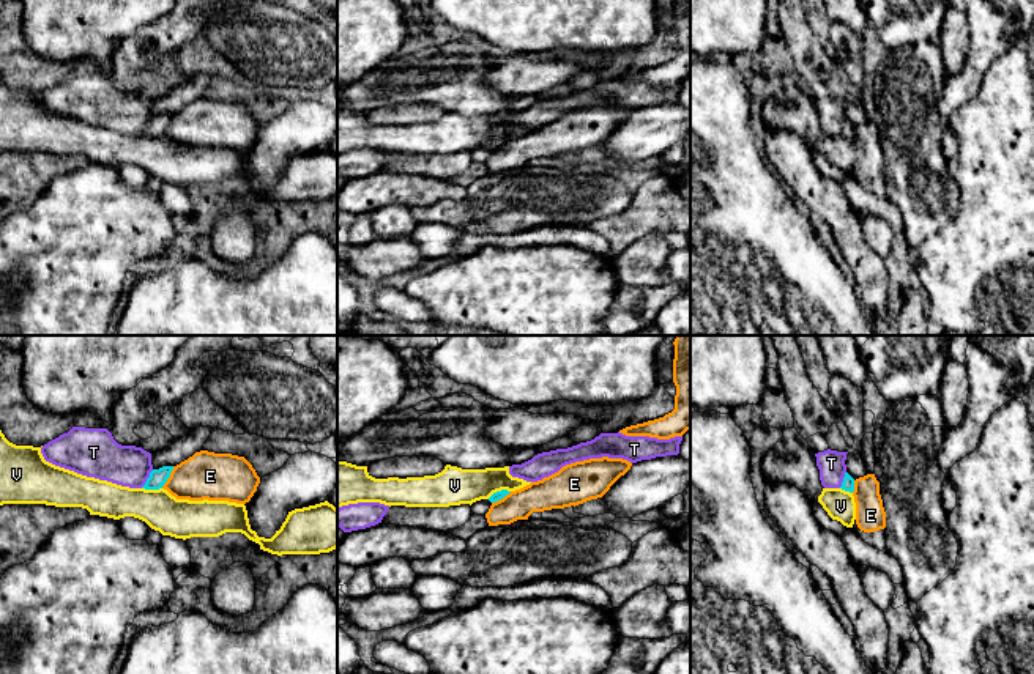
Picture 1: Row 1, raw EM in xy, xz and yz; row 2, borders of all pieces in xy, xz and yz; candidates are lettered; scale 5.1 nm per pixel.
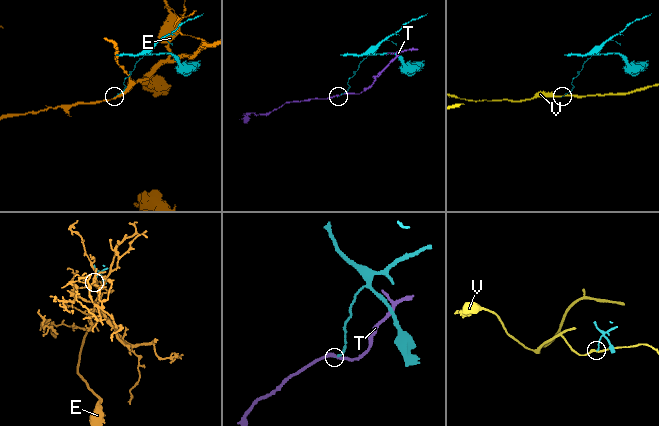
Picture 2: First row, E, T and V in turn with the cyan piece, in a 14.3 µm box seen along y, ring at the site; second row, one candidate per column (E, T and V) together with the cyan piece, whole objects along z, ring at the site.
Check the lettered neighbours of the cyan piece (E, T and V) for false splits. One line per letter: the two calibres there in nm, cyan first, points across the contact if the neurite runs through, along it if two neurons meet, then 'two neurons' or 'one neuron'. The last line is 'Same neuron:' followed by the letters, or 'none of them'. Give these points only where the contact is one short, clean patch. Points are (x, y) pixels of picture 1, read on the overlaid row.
E: 90/240 nm | two neurons
T: 90/220 nm | along xy (153, 470), (141, 487) | two neurons
V: 50/190 nm | along xz (509, 490), (497, 490), (487, 498) | two neurons
Same neuron: none of them

